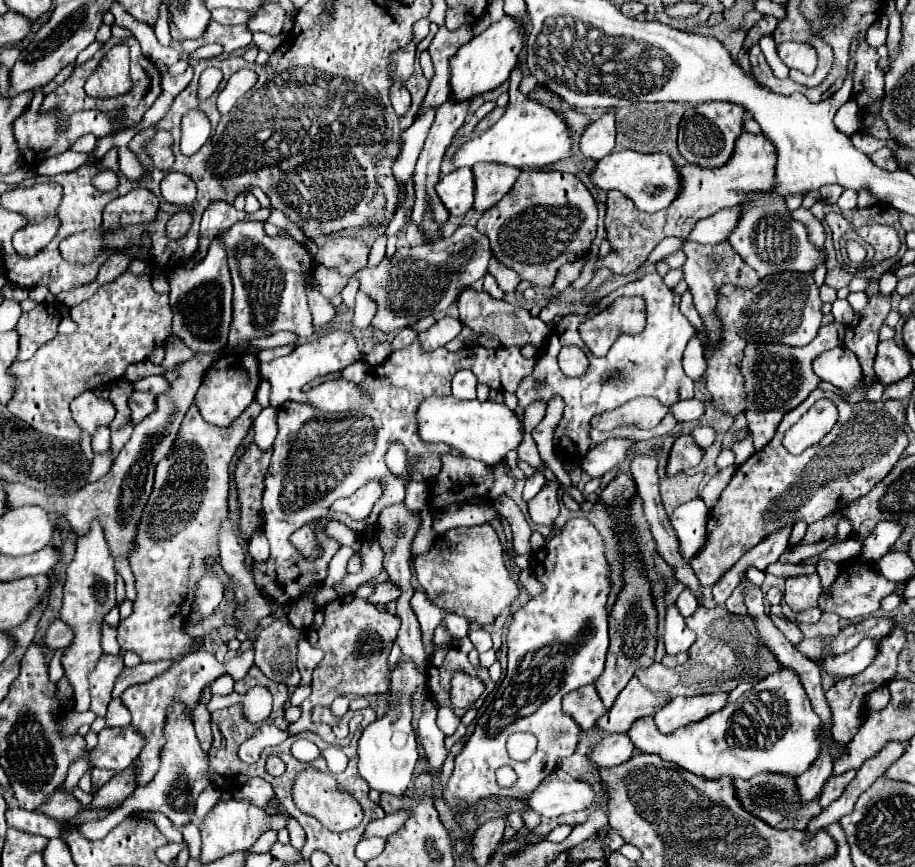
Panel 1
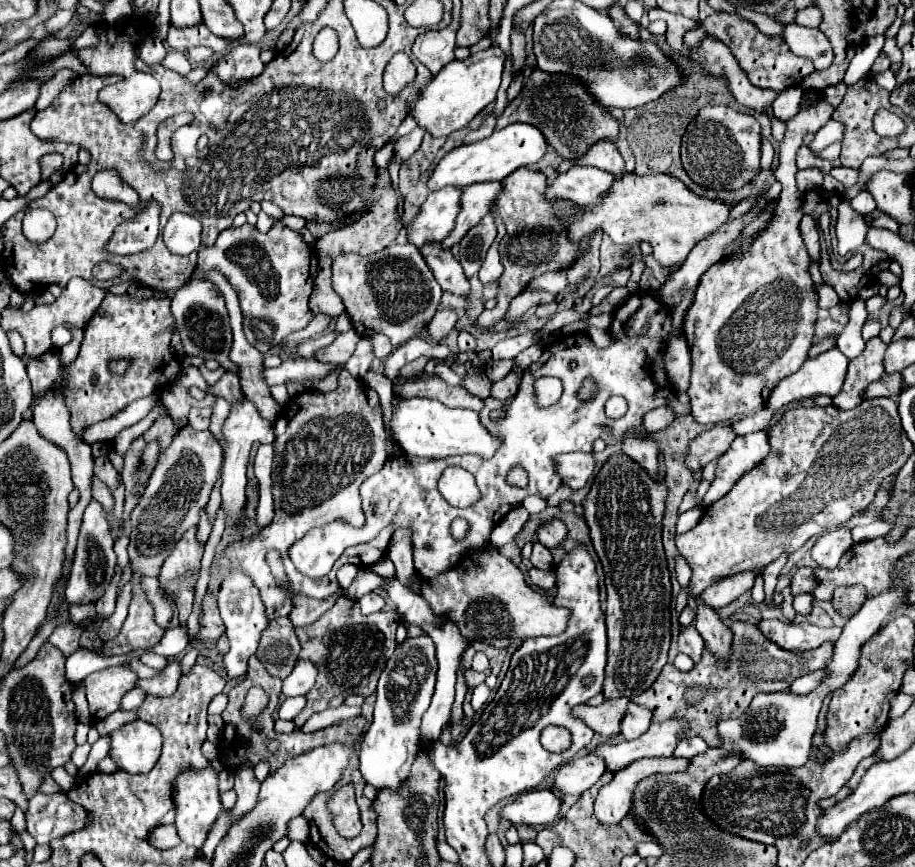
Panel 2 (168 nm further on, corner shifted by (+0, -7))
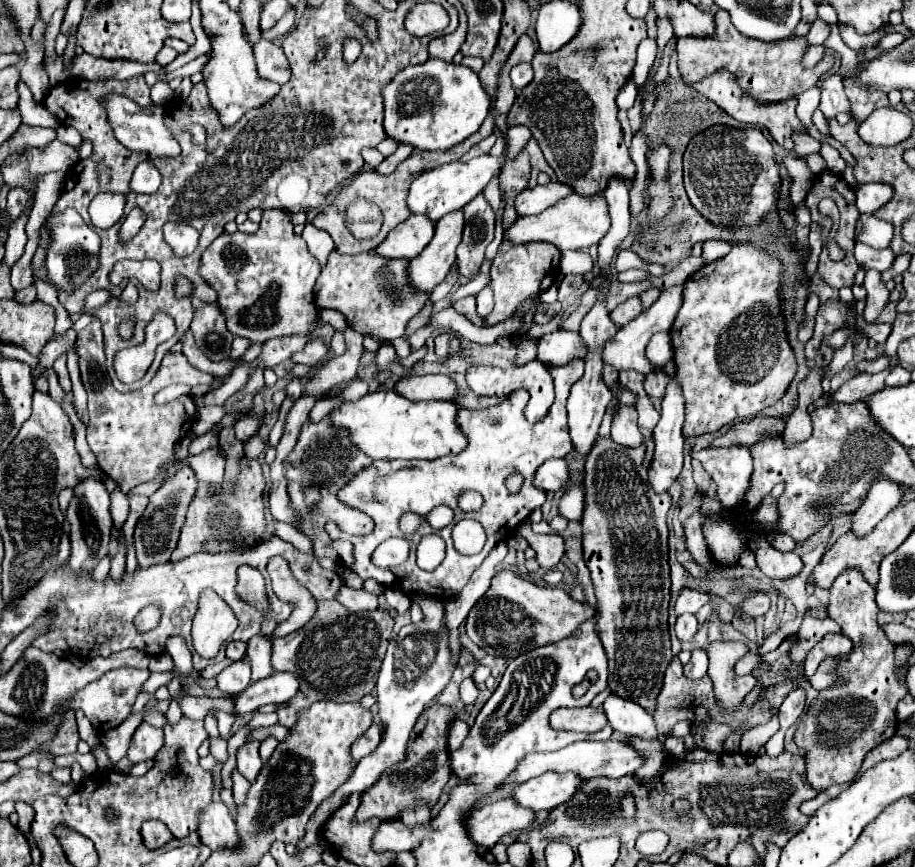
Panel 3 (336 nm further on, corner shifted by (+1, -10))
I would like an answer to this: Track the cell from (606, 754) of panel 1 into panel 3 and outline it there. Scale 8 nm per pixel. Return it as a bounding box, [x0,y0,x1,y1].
[512,773,582,811]

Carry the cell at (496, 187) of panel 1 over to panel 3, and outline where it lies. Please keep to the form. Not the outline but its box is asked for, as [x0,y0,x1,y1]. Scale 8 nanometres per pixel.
[408,211,464,291]

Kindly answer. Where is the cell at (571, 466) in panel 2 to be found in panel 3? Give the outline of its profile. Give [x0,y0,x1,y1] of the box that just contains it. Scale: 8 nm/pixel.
[534,459,570,491]

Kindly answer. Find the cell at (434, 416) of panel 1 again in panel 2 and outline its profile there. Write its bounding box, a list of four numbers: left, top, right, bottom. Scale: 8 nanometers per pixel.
[389,398,499,458]

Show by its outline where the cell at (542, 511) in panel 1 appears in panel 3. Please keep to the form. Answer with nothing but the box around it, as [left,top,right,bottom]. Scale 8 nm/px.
[516,519,564,569]

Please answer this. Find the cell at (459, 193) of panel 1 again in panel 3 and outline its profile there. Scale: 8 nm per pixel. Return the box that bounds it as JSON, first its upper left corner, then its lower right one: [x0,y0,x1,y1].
[376,215,434,257]

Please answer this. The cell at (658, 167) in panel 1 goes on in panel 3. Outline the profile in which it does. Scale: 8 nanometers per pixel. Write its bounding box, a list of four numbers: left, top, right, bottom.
[516,181,576,217]

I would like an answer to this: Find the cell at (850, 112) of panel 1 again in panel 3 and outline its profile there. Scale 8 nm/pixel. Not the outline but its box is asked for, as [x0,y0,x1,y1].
[804,153,826,175]

